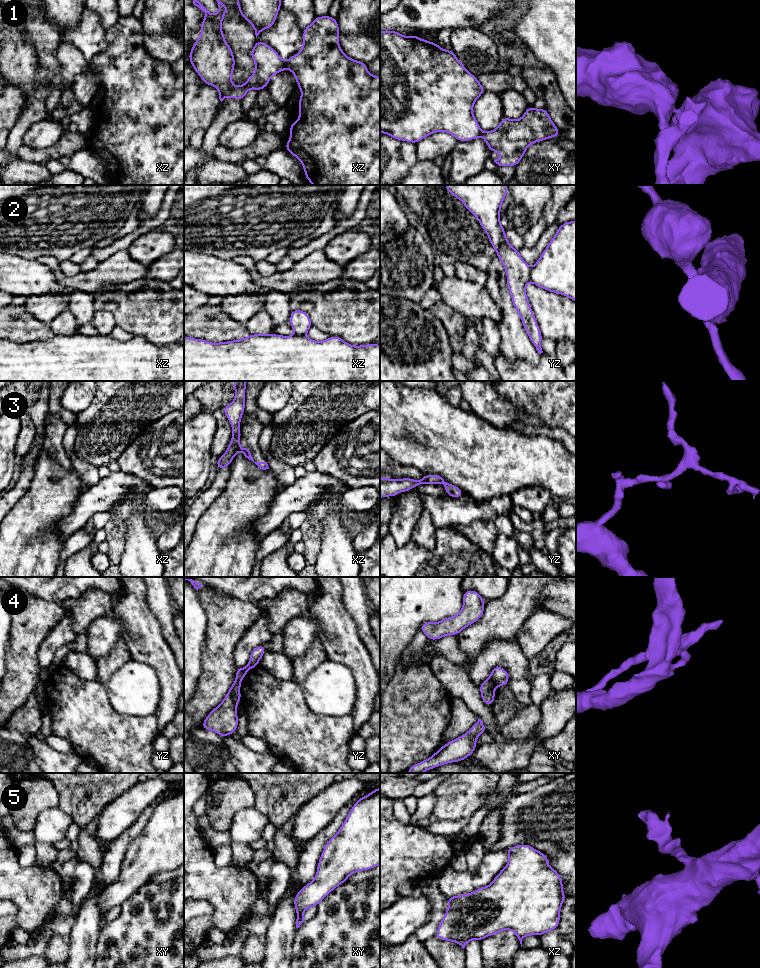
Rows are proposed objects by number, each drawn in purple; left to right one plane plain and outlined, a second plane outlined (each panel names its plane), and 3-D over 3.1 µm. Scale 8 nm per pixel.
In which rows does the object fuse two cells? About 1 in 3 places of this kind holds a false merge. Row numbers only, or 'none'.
1, 2, 3, 4

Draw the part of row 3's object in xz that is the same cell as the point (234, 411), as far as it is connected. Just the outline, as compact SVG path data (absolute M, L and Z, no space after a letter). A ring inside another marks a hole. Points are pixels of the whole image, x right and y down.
M234 381L235 399L231 404L221 407L221 410L226 414L228 421L231 424L233 434L231 442L226 452L218 458L216 463L217 470L228 468L233 458L238 452L241 430L240 422L242 414L245 412L245 389L247 381Z

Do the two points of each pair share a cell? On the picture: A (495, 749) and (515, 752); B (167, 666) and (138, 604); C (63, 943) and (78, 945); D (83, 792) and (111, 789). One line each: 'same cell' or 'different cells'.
A: same cell
B: same cell
C: different cells
D: same cell

